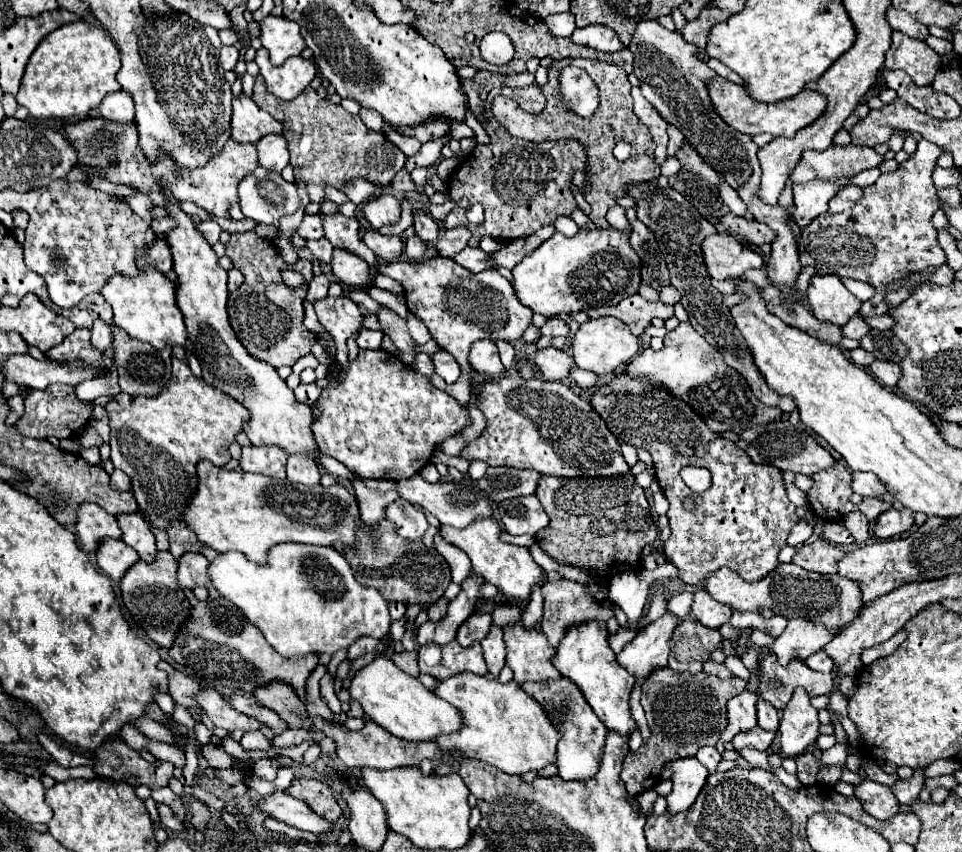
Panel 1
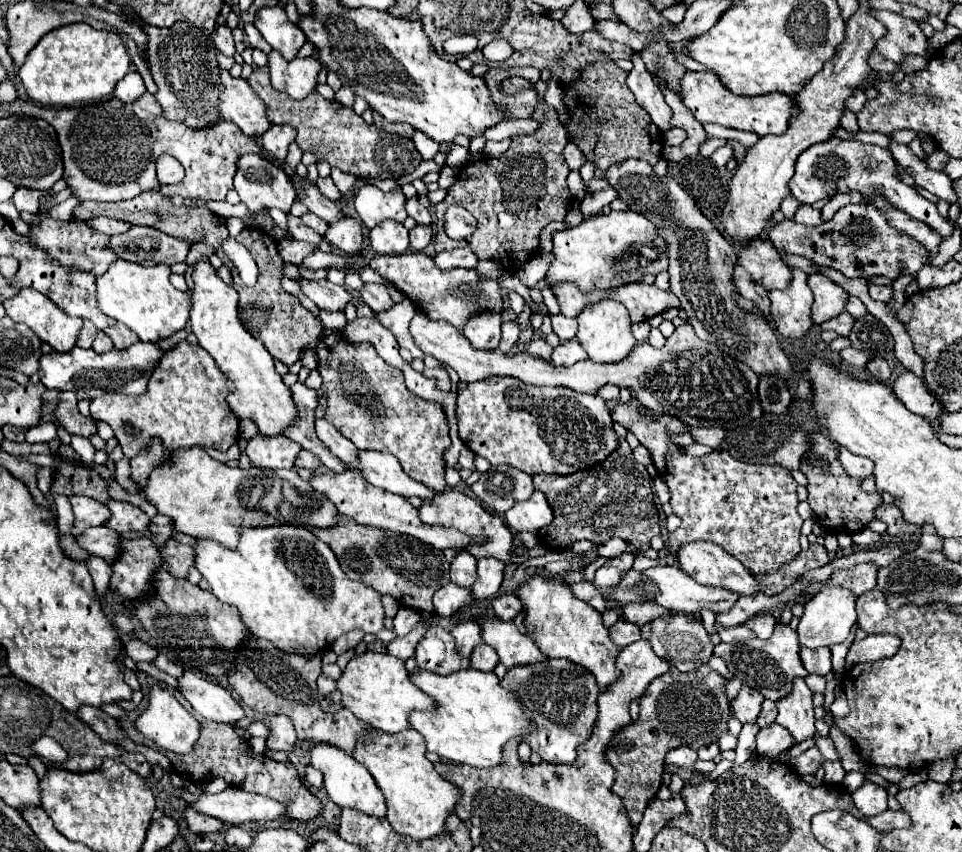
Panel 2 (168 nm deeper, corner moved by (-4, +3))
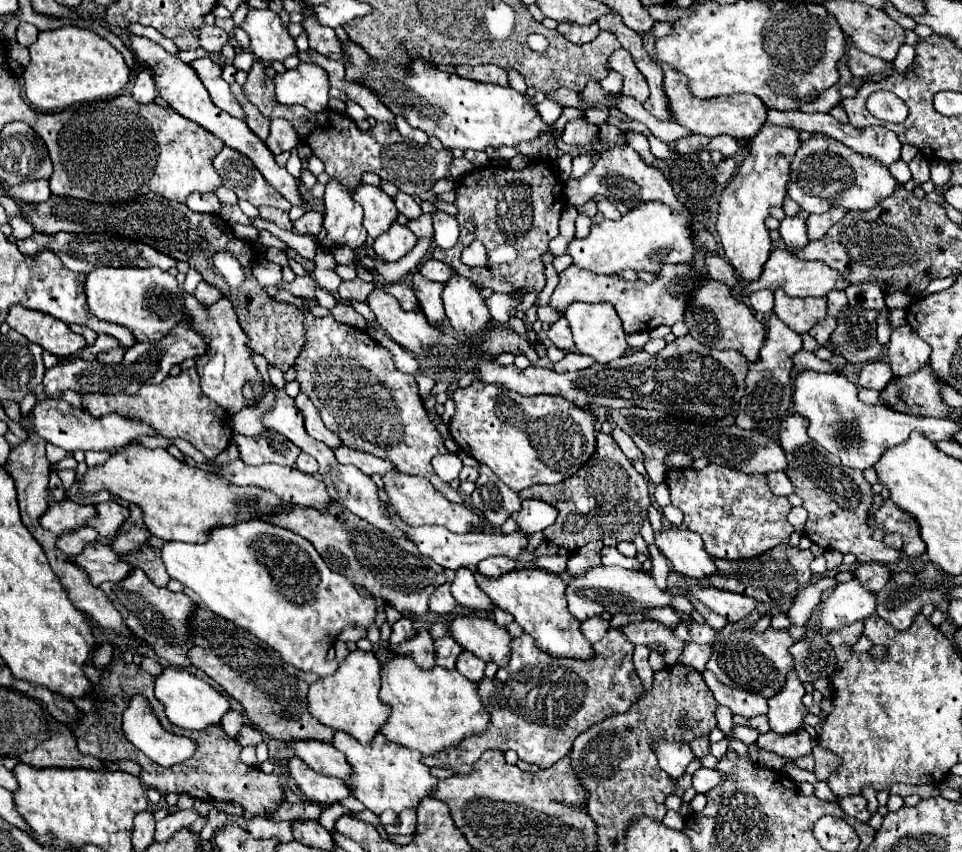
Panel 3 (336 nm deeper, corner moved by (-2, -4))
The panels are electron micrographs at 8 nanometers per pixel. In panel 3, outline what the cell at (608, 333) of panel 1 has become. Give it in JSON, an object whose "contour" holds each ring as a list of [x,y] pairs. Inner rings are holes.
{"contour":[[[570,303],[564,317],[570,323],[576,349],[582,355],[590,355],[598,363],[610,363],[626,353],[628,345],[626,345],[624,329],[622,329],[622,321],[612,305],[608,303]]]}

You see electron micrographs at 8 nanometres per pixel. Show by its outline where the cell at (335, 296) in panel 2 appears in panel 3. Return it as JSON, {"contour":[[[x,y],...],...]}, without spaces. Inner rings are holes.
{"contour":[[[308,275],[304,277],[296,277],[292,283],[284,283],[284,281],[278,281],[276,283],[278,289],[284,289],[284,291],[290,291],[292,295],[296,297],[314,297],[314,287],[316,287],[316,281]]]}

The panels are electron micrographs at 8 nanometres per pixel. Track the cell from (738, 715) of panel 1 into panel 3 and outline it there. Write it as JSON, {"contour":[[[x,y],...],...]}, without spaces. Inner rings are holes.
{"contour":[[[716,679],[708,681],[708,687],[710,687],[714,699],[720,705],[728,707],[732,713],[744,715],[746,719],[768,713],[766,699],[760,697],[760,695],[756,695],[756,693],[748,693],[748,691],[742,691],[742,689],[732,689],[732,687],[716,681]]]}

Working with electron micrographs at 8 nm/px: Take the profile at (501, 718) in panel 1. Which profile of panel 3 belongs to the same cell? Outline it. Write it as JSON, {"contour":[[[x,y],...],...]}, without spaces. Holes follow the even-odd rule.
{"contour":[[[396,655],[382,661],[382,687],[378,695],[380,701],[390,707],[390,717],[380,733],[422,755],[444,751],[460,739],[488,729],[488,713],[480,705],[476,683],[460,677],[456,671],[440,667],[424,671],[410,655]]]}

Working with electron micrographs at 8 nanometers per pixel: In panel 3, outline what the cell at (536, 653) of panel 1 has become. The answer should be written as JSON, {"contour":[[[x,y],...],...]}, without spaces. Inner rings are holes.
{"contour":[[[456,615],[446,623],[450,637],[460,643],[462,649],[474,653],[482,661],[494,661],[498,667],[508,659],[512,637],[490,617]]]}

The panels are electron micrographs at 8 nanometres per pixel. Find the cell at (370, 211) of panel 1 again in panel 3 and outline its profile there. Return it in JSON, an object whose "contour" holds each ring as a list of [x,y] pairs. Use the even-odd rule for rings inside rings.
{"contour":[[[374,185],[356,187],[354,201],[364,209],[364,229],[372,239],[382,235],[396,221],[398,209],[392,205],[392,197]]]}

